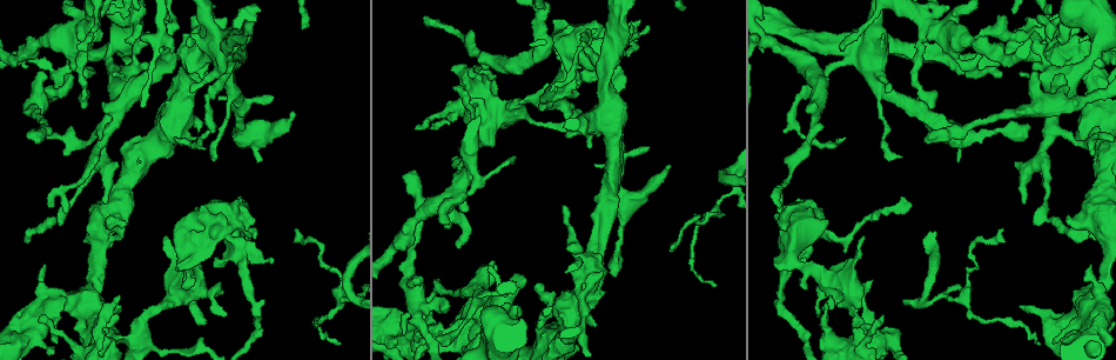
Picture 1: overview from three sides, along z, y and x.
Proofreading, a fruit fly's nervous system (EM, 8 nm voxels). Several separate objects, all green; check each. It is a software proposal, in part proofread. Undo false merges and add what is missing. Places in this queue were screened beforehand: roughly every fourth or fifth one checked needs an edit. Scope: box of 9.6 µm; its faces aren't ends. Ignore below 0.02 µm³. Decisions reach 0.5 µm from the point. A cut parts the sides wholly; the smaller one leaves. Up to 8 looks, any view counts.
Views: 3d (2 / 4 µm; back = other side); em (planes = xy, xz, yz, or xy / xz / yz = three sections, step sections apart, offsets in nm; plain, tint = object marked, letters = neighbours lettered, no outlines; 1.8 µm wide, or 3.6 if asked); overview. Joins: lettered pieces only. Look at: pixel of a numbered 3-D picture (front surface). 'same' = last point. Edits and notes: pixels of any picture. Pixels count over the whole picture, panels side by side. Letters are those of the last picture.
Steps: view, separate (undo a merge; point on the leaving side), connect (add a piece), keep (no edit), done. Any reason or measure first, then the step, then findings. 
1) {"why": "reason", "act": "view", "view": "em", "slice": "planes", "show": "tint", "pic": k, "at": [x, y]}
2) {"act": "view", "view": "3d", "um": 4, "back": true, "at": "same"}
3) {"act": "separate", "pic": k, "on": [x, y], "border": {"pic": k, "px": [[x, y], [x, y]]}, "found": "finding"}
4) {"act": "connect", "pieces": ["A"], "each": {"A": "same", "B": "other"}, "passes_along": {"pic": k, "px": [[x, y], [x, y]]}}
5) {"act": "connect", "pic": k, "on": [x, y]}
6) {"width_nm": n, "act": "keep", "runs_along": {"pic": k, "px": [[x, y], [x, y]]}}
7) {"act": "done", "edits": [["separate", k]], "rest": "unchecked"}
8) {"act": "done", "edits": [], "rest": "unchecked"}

{"why": "thin neck", "act": "view", "view": "em", "slice": "planes", "show": "letters", "pic": 1, "at": [806, 266]}

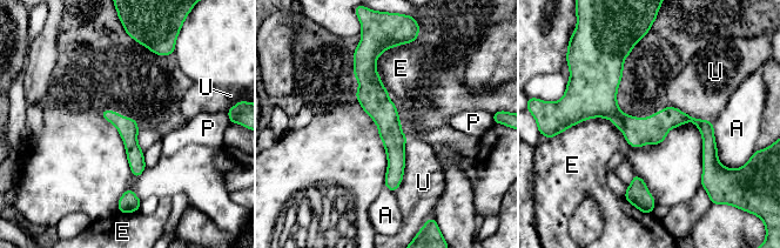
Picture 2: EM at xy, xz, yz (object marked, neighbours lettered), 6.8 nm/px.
{"width_nm": 130, "act": "keep", "each": {"A": "other", "E": "other", "P": "other", "U": "other"}, "found": "all the same neuron"}

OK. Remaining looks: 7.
{"why": "a narrow waist", "act": "view", "view": "3d", "um": 2, "pic": 1, "at": [949, 33]}

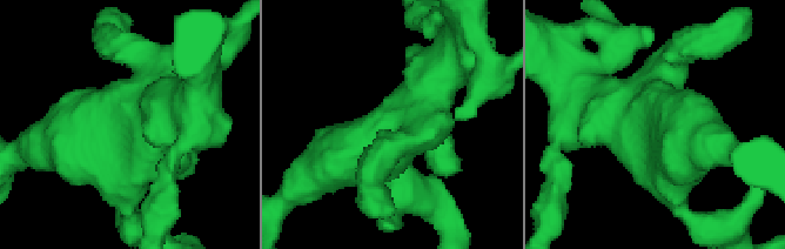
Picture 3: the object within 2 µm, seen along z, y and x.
{"arms": 4, "act": "view", "view": "em", "um": 3.6, "slice": "xz", "step": 16, "show": "plain", "pic": 3, "at": [659, 129]}

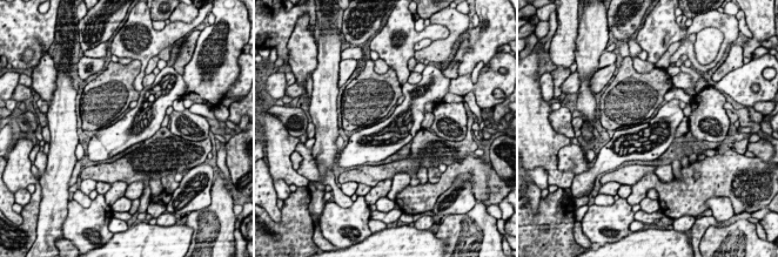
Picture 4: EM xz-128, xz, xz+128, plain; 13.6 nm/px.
{"act": "view", "view": "em", "um": 3.6, "slice": "xz", "step": 16, "show": "letters", "at": "same"}

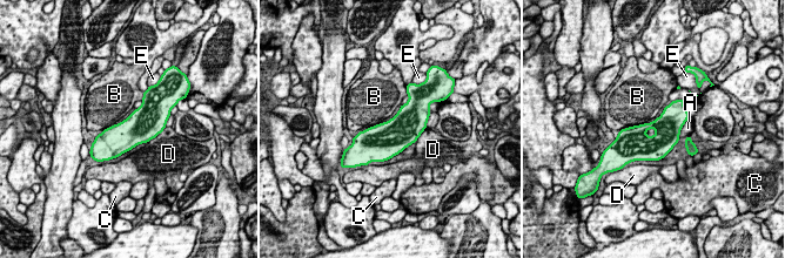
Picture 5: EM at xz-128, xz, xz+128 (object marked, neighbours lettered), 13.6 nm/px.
{"width_nm": 360, "longest_contact_nm": ["B", 380], "act": "keep", "each": {"A": "other", "B": "other", "C": "other", "D": "other", "E": "other"}, "found": "continuous, no second neuron"}

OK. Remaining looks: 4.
{"why": "thick turns thin", "act": "view", "view": "3d", "um": 2, "pic": 1, "at": [42, 293]}

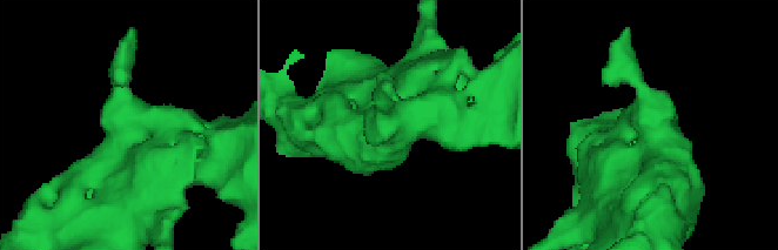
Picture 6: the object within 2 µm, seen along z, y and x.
{"why": "shape alone is not enough", "act": "view", "view": "em", "slice": "planes", "show": "letters", "pic": 6, "at": [120, 118]}

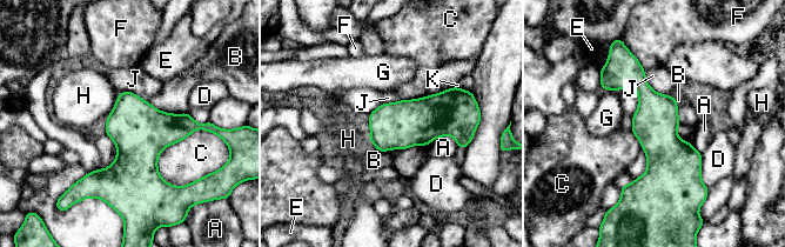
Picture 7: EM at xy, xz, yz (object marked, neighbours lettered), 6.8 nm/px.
{"act": "keep", "each": {"A": "other", "B": "other", "C": "other", "D": "other", "E": "other", "F": "other", "G": "other", "H": "other", "J": "other", "K": "other"}, "border": {"pic": 7, "px": [[644, 71], [656, 92], [672, 97]]}, "found": "one neuron here"}

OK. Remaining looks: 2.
{"act": "done", "edits": [], "rest": "unchecked"}

